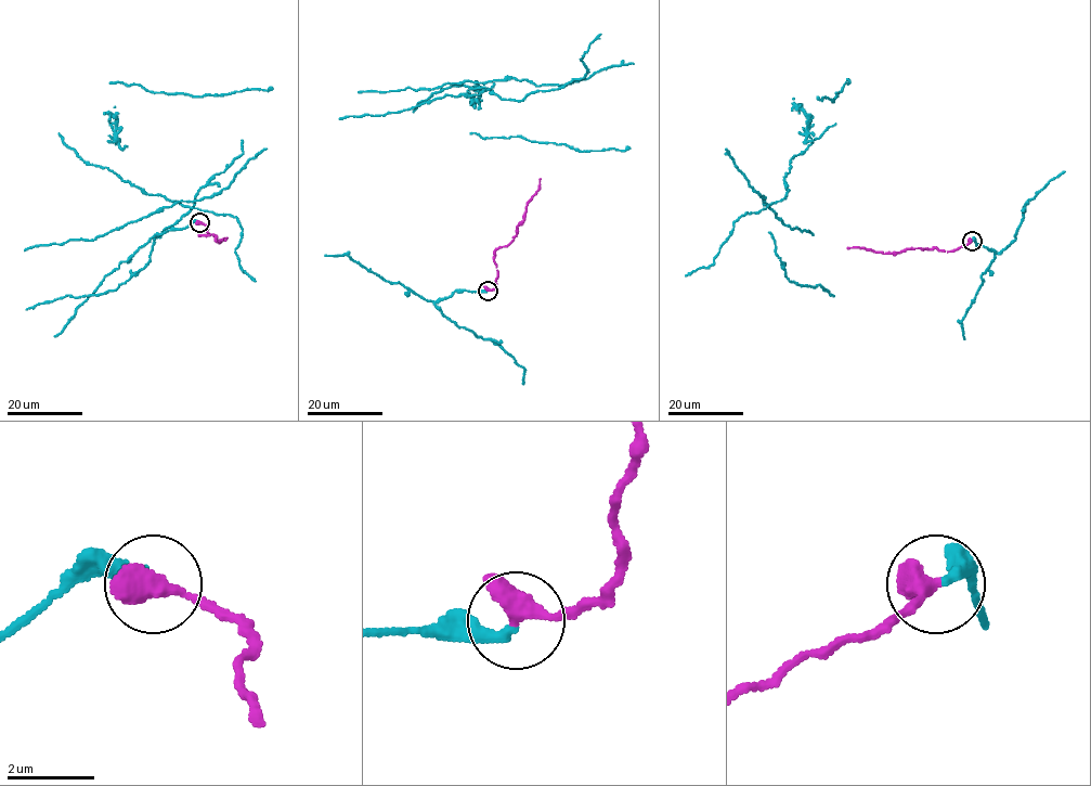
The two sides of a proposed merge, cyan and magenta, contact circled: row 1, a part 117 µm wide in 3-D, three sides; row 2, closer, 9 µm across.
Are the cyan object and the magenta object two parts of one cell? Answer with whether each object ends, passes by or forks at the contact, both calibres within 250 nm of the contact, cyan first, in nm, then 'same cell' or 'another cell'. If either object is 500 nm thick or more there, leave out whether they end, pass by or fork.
240/550 nm | same cell

